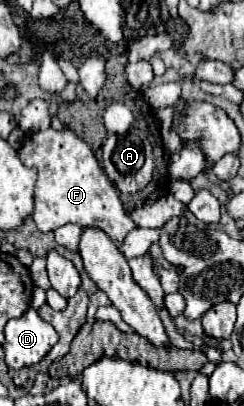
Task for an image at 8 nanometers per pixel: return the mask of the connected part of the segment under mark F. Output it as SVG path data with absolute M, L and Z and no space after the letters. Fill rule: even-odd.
M48 128L26 136L22 148L18 150L18 156L24 166L36 168L38 172L32 218L42 232L50 232L72 222L82 228L100 228L114 242L122 244L126 234L136 228L118 198L118 190L100 168L90 146L68 128L64 128L62 132Z

